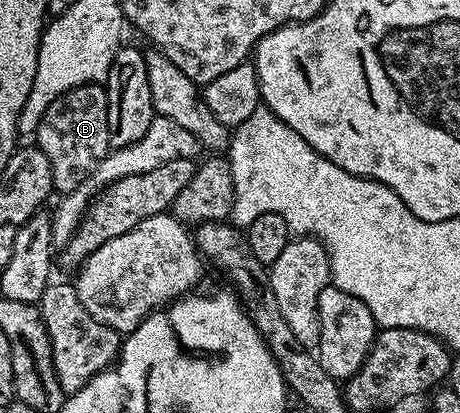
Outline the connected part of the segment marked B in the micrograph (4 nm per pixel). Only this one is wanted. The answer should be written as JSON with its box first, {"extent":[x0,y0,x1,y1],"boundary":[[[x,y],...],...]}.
{"extent":[36,85,110,195],"boundary":[[[101,85],[81,86],[64,92],[52,104],[40,120],[36,131],[36,145],[48,156],[52,168],[54,190],[59,195],[71,194],[80,184],[84,184],[92,172],[110,153],[110,133],[108,132],[108,100]]]}

